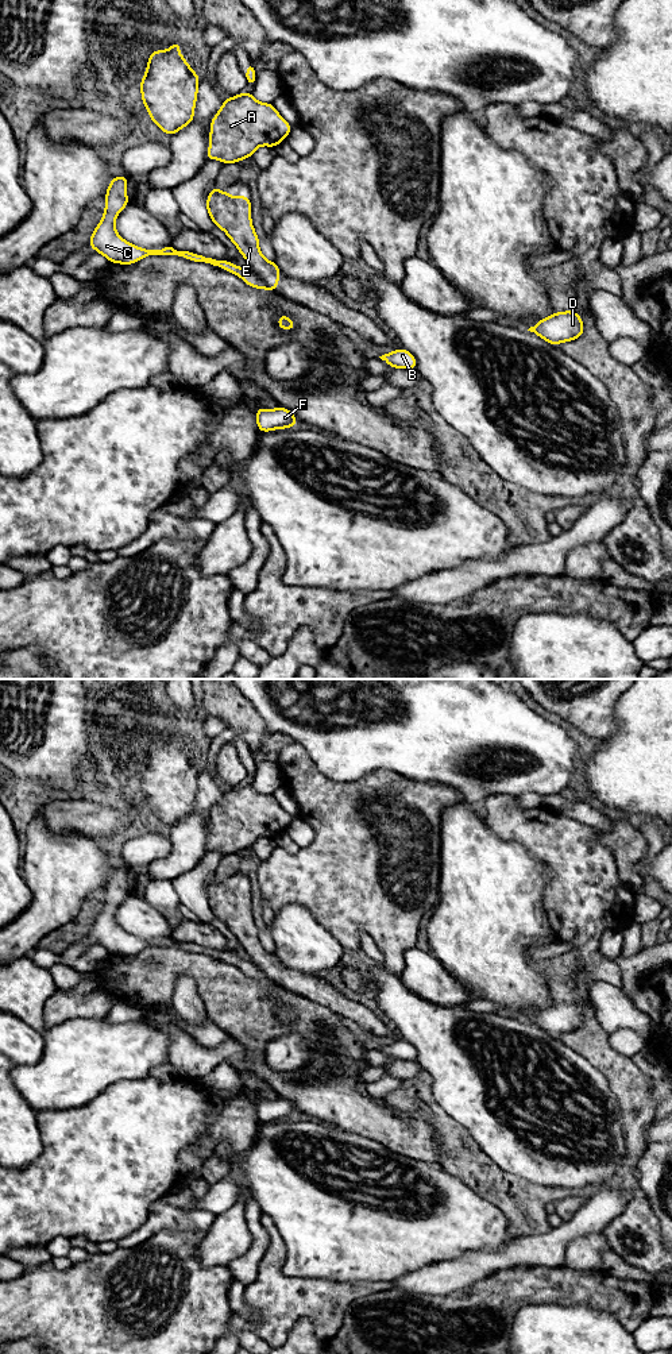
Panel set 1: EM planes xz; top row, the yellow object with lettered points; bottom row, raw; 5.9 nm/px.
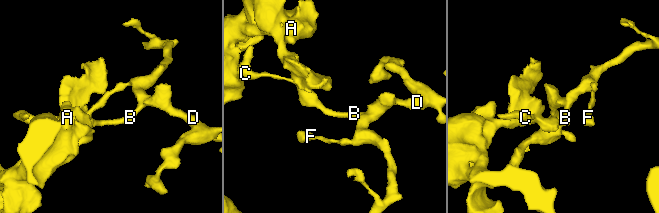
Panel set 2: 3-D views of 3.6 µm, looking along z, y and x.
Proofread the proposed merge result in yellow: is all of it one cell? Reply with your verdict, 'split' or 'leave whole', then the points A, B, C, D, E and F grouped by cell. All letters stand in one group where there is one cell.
split | A E / B C D F

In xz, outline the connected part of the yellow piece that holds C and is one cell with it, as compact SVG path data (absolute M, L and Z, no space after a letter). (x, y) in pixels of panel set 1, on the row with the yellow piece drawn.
M119 175L111 180L105 193L105 209L101 221L93 229L89 247L94 248L97 254L104 255L109 263L132 265L148 255L178 255L185 261L205 262L229 271L242 278L248 286L255 289L266 289L273 293L262 279L252 271L233 265L228 259L216 261L205 258L197 252L177 251L173 247L165 248L142 248L124 240L115 228L117 215L130 204L127 196L128 175Z

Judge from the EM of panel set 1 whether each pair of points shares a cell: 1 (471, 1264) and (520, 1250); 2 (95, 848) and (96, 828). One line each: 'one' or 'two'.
1: one
2: two

